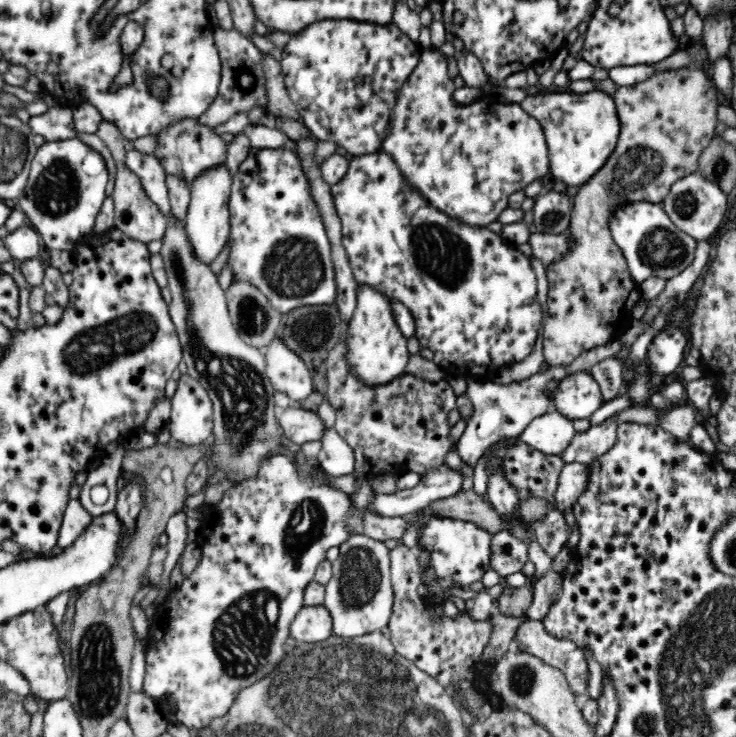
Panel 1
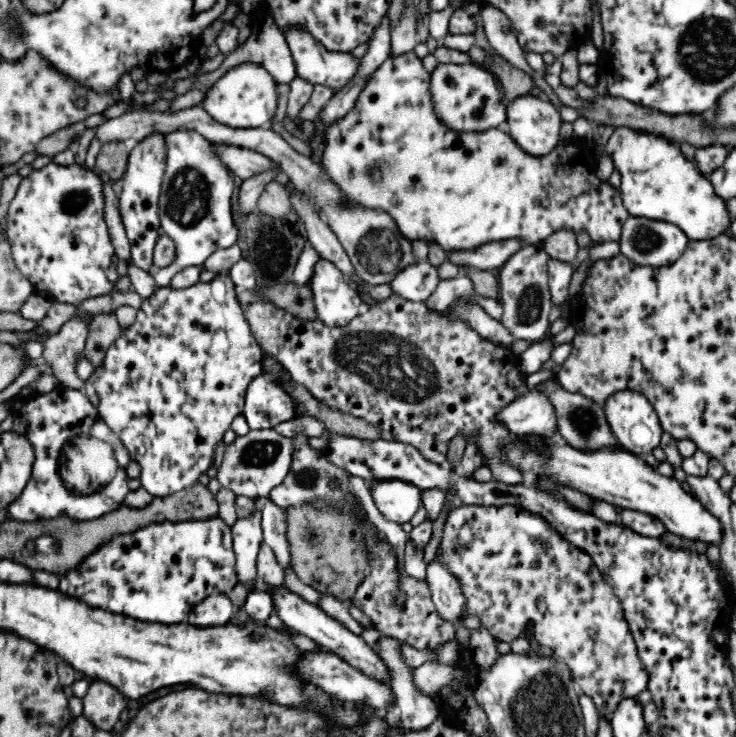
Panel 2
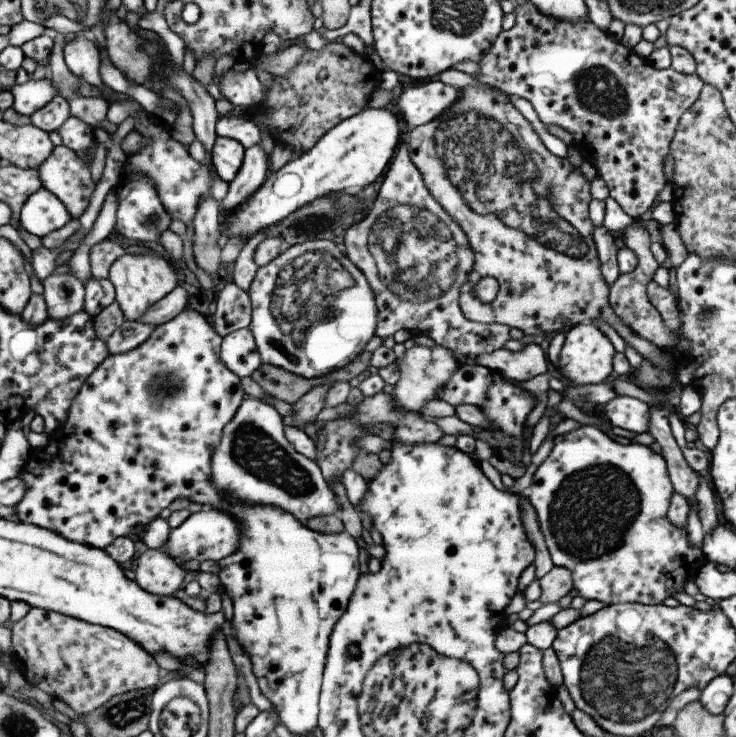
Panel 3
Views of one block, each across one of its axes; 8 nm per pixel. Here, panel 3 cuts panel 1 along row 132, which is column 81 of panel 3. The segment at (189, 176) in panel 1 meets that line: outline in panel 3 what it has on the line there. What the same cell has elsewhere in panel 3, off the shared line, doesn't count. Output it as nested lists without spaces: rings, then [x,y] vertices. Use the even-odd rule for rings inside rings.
[[[62,144],[53,147],[51,154],[36,169],[41,187],[63,203],[71,219],[83,214],[95,186],[87,167],[87,163]]]

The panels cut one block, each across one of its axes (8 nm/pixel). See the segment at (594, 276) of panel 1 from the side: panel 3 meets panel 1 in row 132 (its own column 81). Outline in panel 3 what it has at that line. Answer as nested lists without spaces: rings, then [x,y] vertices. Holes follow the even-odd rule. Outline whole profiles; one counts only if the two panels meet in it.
[[[29,607],[28,612],[14,622],[10,630],[10,660],[30,686],[35,686],[52,699],[66,702],[79,716],[94,711],[113,695],[137,689],[155,688],[159,684],[159,665],[135,641],[120,632],[94,625],[55,611]]]

